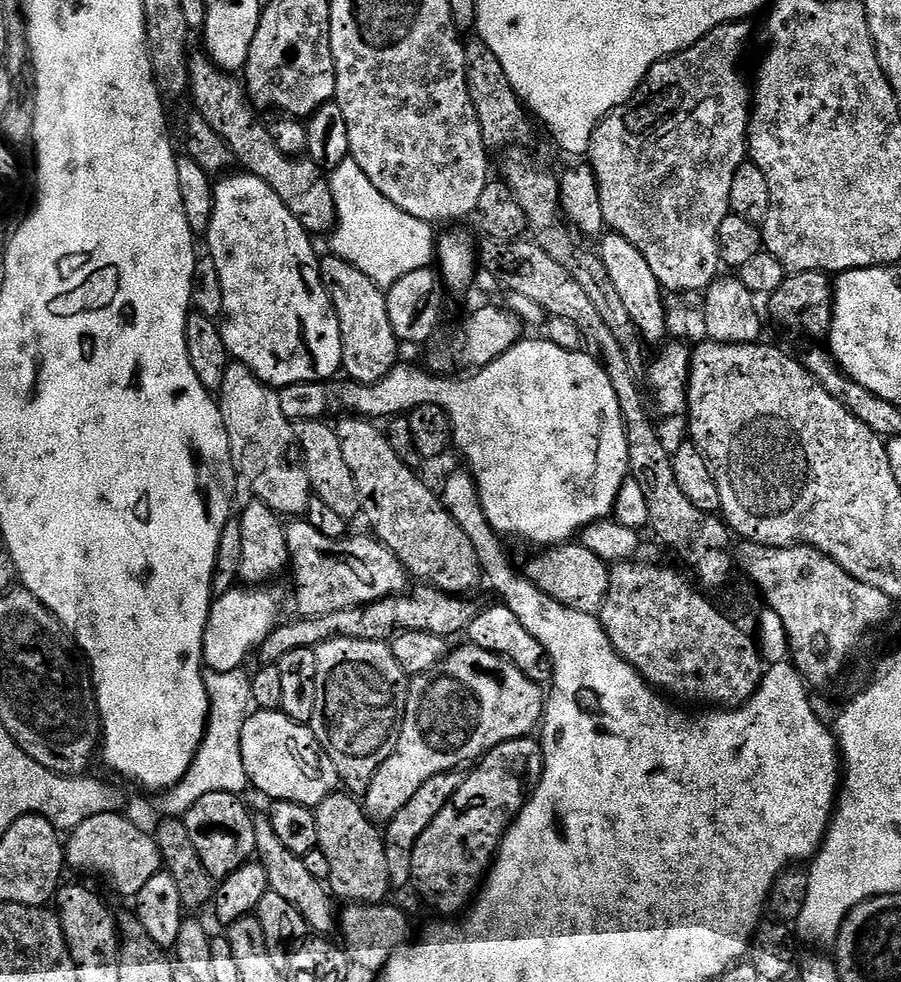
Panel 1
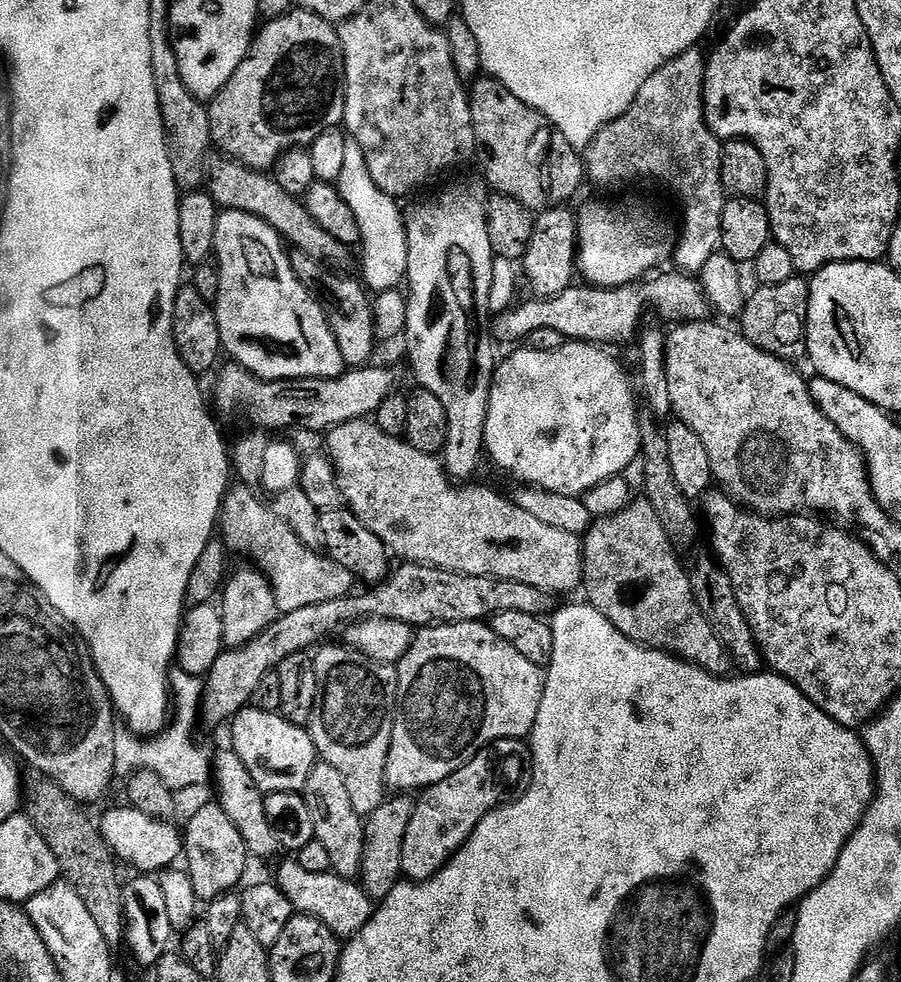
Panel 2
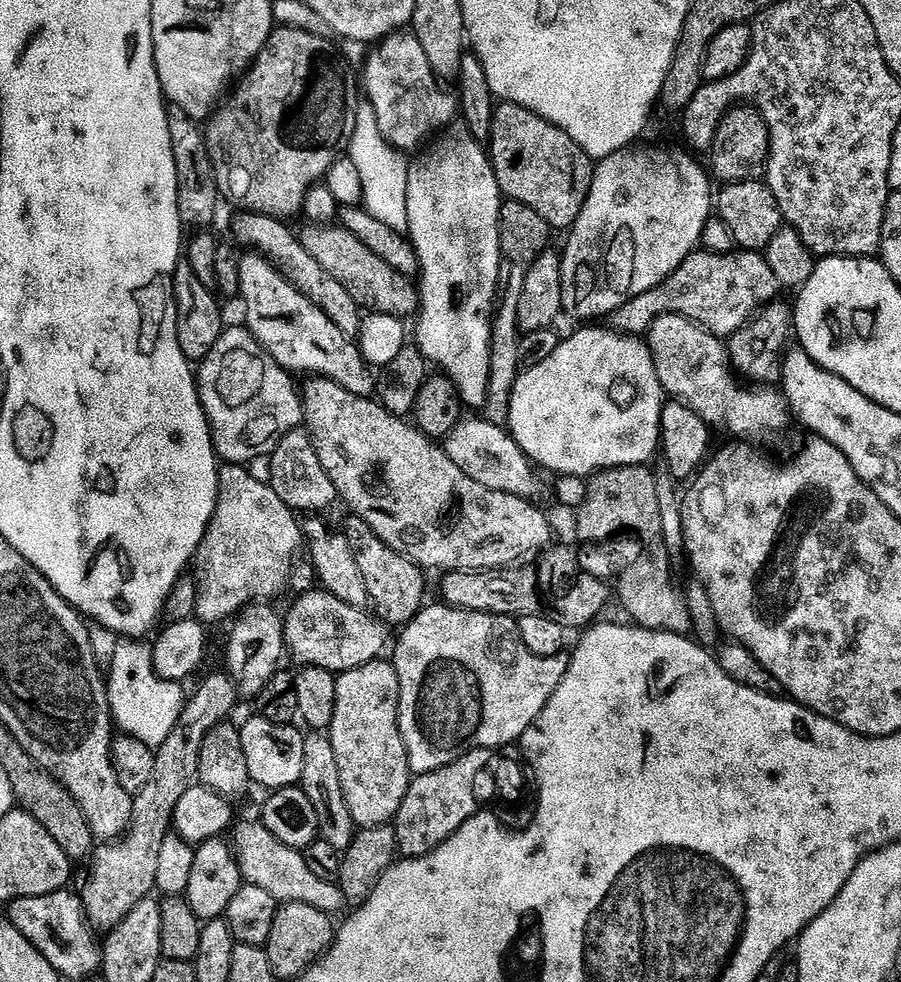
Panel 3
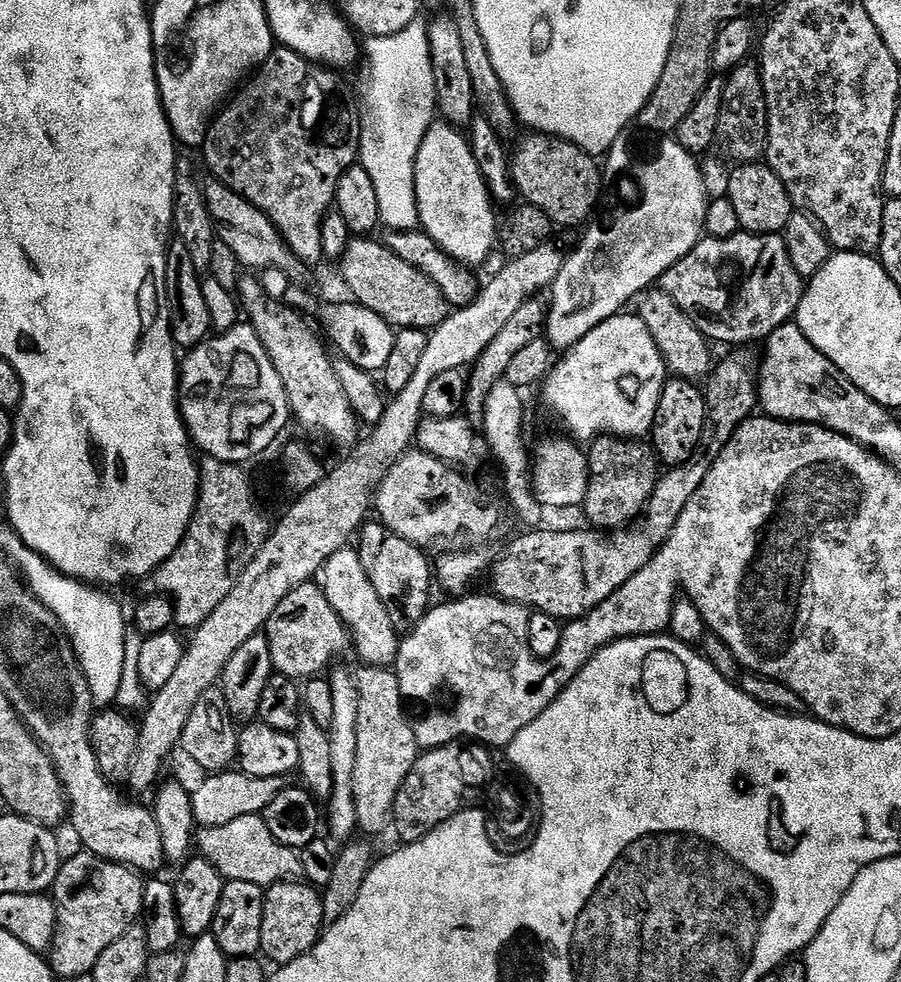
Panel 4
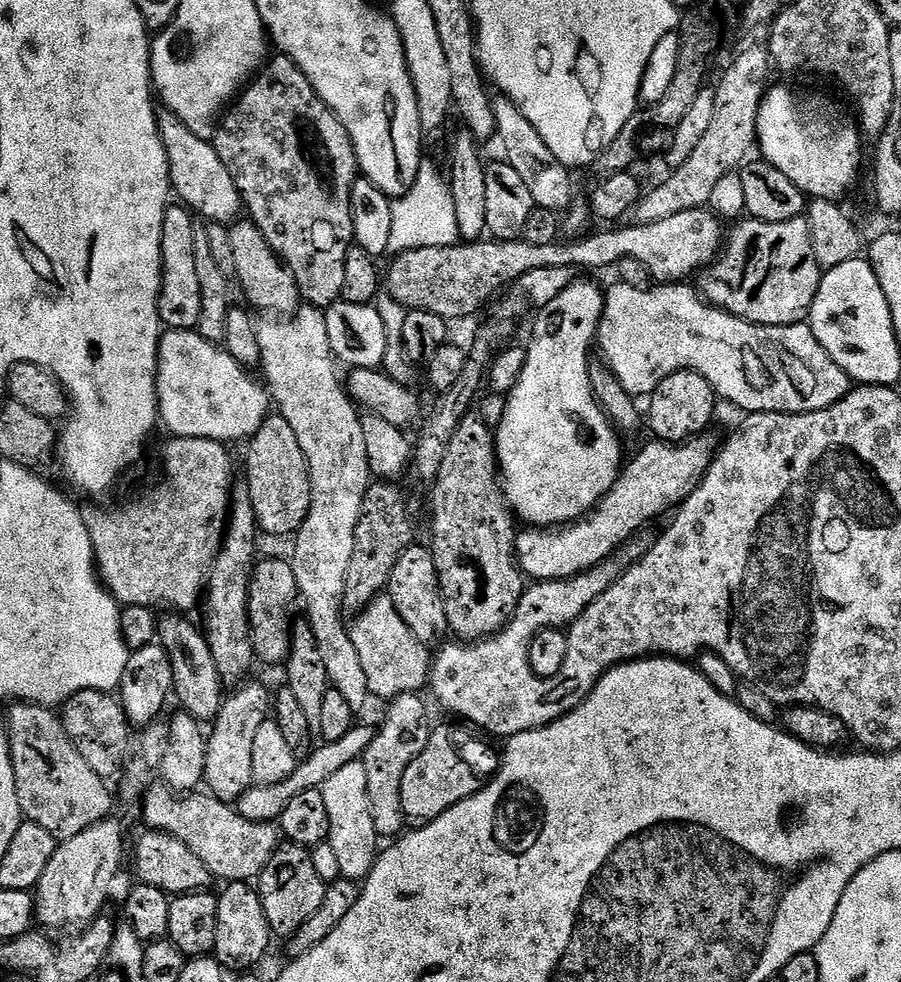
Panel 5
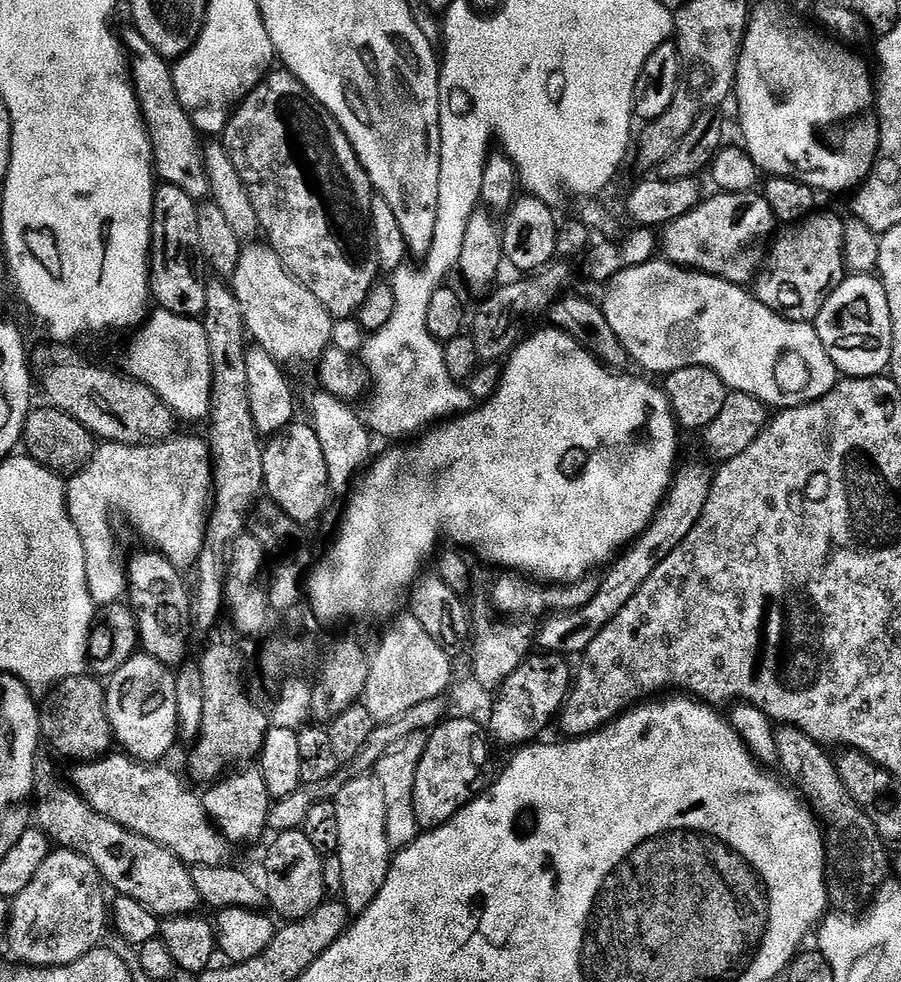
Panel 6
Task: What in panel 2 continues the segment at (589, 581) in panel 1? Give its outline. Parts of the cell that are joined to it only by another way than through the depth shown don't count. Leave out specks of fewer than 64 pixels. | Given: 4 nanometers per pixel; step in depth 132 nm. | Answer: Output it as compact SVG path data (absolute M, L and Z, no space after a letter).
M371 419L351 420L345 424L339 424L337 428L331 429L327 433L326 450L332 458L332 464L336 467L336 475L340 481L340 493L347 507L362 523L388 547L389 553L401 556L401 561L409 564L424 564L427 568L441 568L447 572L457 572L463 576L489 576L495 580L509 580L510 582L522 582L530 586L537 594L553 592L556 596L564 596L567 592L572 592L581 587L584 582L584 545L581 537L574 534L566 534L566 530L558 530L554 526L546 526L539 518L534 518L534 514L526 514L522 506L518 506L515 499L499 496L492 488L468 488L472 486L461 486L453 481L452 477L437 457L430 454L422 454L422 450L414 450L414 446L408 443L407 439L399 436L386 434Z

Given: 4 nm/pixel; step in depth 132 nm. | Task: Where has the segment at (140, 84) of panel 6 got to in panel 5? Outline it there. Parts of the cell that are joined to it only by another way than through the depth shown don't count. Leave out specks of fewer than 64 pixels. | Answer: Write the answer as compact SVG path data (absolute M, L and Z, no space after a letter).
M167 110L157 115L156 128L160 131L160 141L166 150L171 191L175 195L177 192L185 200L181 201L197 217L205 216L205 221L213 224L231 225L241 215L242 201L238 186L234 186L230 170L222 166L222 158L218 158L215 147L194 135L174 113Z

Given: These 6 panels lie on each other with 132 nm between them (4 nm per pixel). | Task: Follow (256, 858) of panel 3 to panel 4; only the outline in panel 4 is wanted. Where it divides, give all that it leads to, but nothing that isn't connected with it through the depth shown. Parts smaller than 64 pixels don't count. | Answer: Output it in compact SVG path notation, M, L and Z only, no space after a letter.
M263 815L234 818L234 822L226 822L226 826L200 828L195 833L194 844L198 852L200 848L199 855L212 863L222 873L225 881L254 882L260 888L267 890L271 884L301 875L300 852L295 848L282 846L282 842L278 842L278 838L274 838L274 834L270 834L270 826L266 826Z

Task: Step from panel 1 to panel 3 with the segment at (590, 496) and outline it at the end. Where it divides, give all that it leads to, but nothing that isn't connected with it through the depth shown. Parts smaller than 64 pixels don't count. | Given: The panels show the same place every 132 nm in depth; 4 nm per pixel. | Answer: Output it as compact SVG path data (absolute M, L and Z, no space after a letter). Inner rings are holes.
M225 327L218 342L214 342L214 350L199 365L198 387L200 405L212 425L217 457L229 464L248 466L251 460L271 453L274 438L305 423L304 402L288 369L270 358L247 327L239 327ZM584 328L581 332L574 333L569 340L568 338L561 339L558 348L545 361L538 362L532 367L525 367L519 373L516 384L513 386L512 397L509 400L507 431L511 432L518 442L518 446L525 452L533 465L539 466L541 469L549 468L552 472L560 472L556 474L564 478L588 478L609 468L634 468L647 465L648 459L655 452L657 455L662 444L660 441L660 416L663 414L666 403L666 393L654 370L652 352L643 339L621 334L615 330L607 331L602 328Z

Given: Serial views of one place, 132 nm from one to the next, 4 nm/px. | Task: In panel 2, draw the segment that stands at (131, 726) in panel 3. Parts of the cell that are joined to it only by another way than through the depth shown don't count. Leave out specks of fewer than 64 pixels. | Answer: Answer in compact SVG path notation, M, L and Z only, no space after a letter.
M176 670L171 673L170 676L170 692L171 695L174 697L174 719L169 723L166 731L157 739L155 742L149 742L147 739L141 738L135 734L127 734L128 736L124 736L124 734L117 735L116 737L116 766L117 769L124 770L124 768L129 768L129 773L132 774L140 774L143 773L145 770L147 770L149 773L155 774L157 776L162 777L174 790L181 790L180 788L192 788L195 786L195 784L204 784L207 782L209 783L210 777L213 775L214 768L211 763L208 764L204 760L196 760L200 756L200 748L198 745L195 744L194 741L192 741L192 727L195 726L196 720L198 724L198 717L201 715L202 712L202 701L206 695L206 684L203 679L199 676L191 676L188 672L185 672L183 670Z

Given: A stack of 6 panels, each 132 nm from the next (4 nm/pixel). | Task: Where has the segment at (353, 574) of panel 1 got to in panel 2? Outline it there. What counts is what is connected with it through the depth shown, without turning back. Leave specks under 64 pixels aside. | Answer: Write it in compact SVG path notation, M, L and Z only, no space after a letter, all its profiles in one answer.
M229 487L218 524L222 532L224 528L223 539L227 547L233 553L241 552L242 555L249 556L252 559L249 561L255 562L268 577L281 613L337 600L353 591L354 577L350 570L346 570L346 566L338 566L338 562L317 549L307 548L298 534L294 534L292 527L278 514L274 514L274 510L270 510L268 505L262 503L251 488Z

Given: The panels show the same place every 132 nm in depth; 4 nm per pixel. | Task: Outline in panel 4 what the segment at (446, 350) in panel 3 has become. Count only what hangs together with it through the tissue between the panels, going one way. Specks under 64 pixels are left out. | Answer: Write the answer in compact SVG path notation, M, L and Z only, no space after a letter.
M443 118L433 119L431 126L426 130L426 134L422 138L422 146L418 150L418 158L414 166L414 182L416 183L416 205L418 206L418 214L420 215L419 227L432 238L434 242L438 242L438 246L447 256L451 256L452 259L457 262L463 262L465 265L473 266L472 264L482 263L483 260L491 254L492 248L494 252L494 245L498 240L498 216L492 213L494 201L492 195L488 192L488 187L482 178L482 174L478 170L478 162L474 162L474 154L472 153L469 137L465 135L461 129L455 128L454 125L448 123L448 121Z

